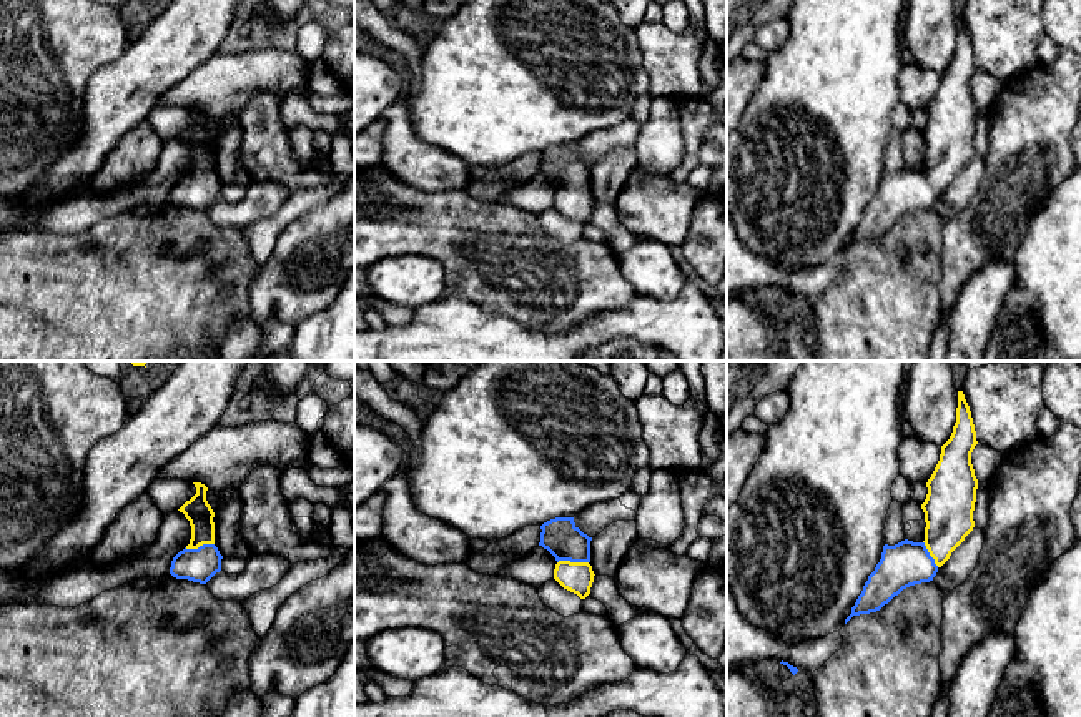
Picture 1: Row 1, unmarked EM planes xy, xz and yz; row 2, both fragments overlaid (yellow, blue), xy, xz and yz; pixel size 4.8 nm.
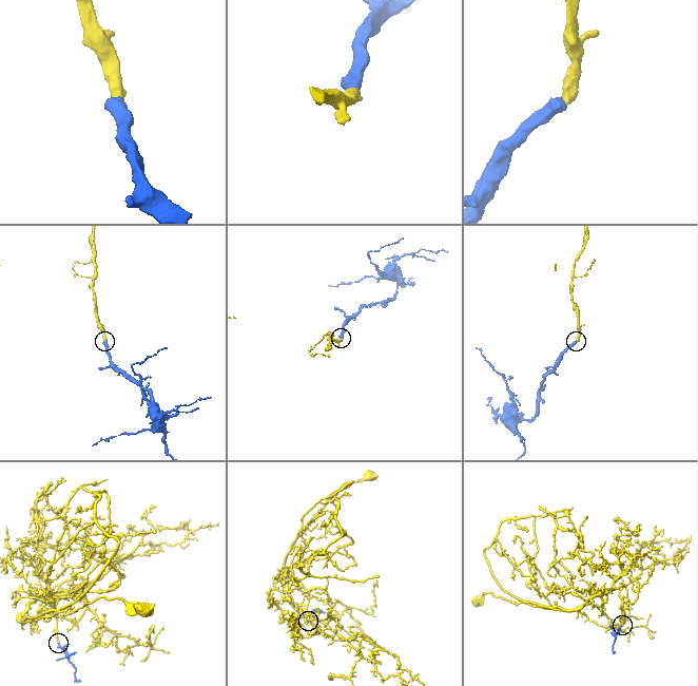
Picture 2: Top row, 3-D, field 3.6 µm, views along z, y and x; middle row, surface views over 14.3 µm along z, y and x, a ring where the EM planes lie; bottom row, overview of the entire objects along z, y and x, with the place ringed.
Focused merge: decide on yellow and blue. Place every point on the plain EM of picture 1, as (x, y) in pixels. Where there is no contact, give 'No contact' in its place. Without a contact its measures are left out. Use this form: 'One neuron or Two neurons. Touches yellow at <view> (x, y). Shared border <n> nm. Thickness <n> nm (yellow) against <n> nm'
One neuron. Touches yellow at xz (572, 190). Shared border 150 nm. Thickness 150 nm (yellow) against 180 nm

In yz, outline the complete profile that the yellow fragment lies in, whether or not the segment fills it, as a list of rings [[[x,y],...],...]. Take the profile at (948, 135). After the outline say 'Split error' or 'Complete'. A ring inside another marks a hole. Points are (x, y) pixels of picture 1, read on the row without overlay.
[[[958,18],[956,50],[950,67],[941,73],[940,88],[926,110],[925,168],[901,168],[883,173],[881,186],[868,203],[851,241],[845,251],[860,241],[880,238],[903,216],[930,210],[951,180],[973,158],[973,138],[978,106],[971,91],[976,58],[963,18]]]. Split error

